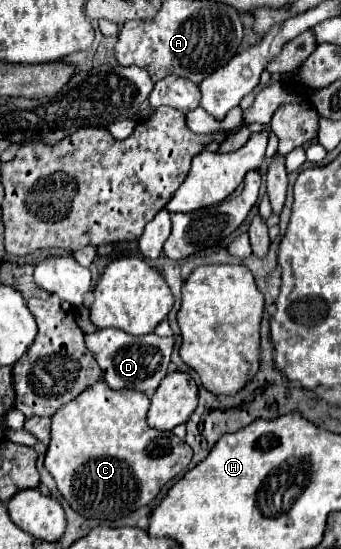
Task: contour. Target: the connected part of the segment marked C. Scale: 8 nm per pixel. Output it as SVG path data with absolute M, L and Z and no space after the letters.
M99 380L51 416L51 442L45 452L45 468L51 472L59 492L77 514L97 520L117 520L127 516L153 502L163 486L189 466L193 458L191 446L173 432L151 430L145 422L147 410L149 398L145 392L113 390L105 380Z

